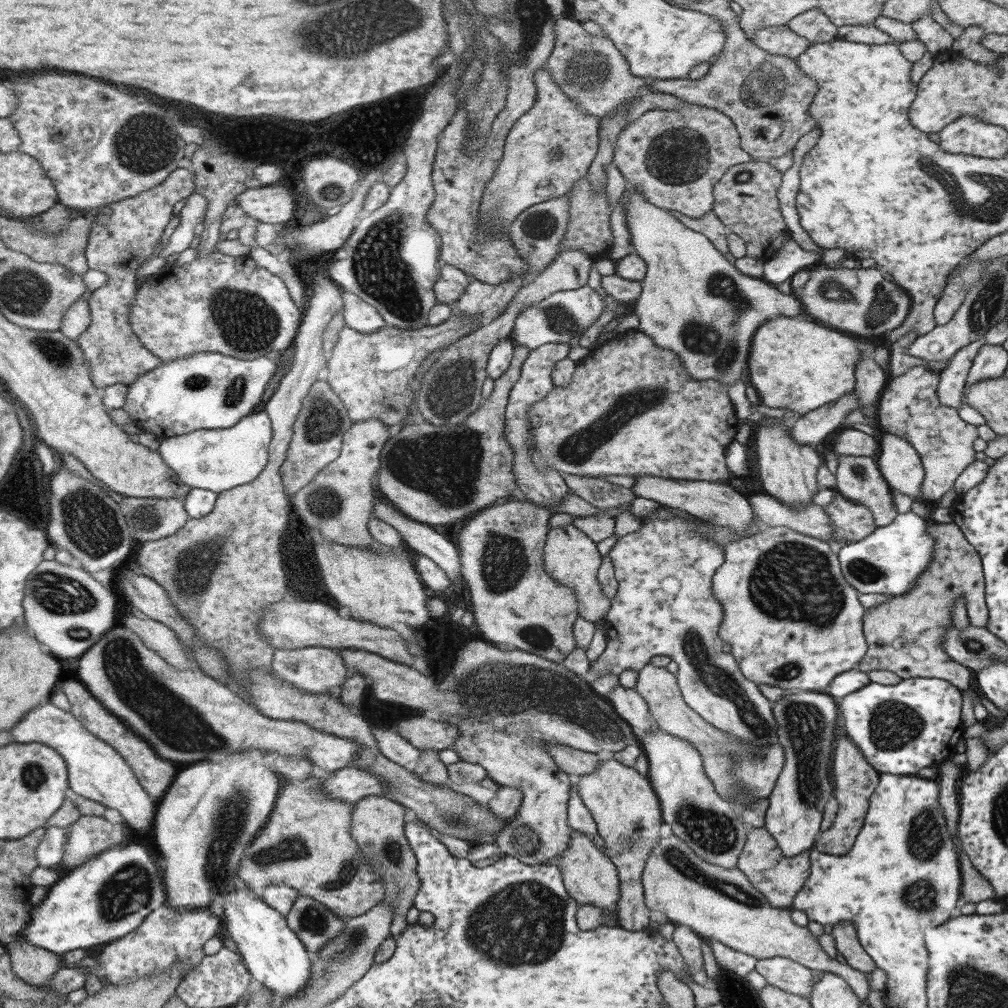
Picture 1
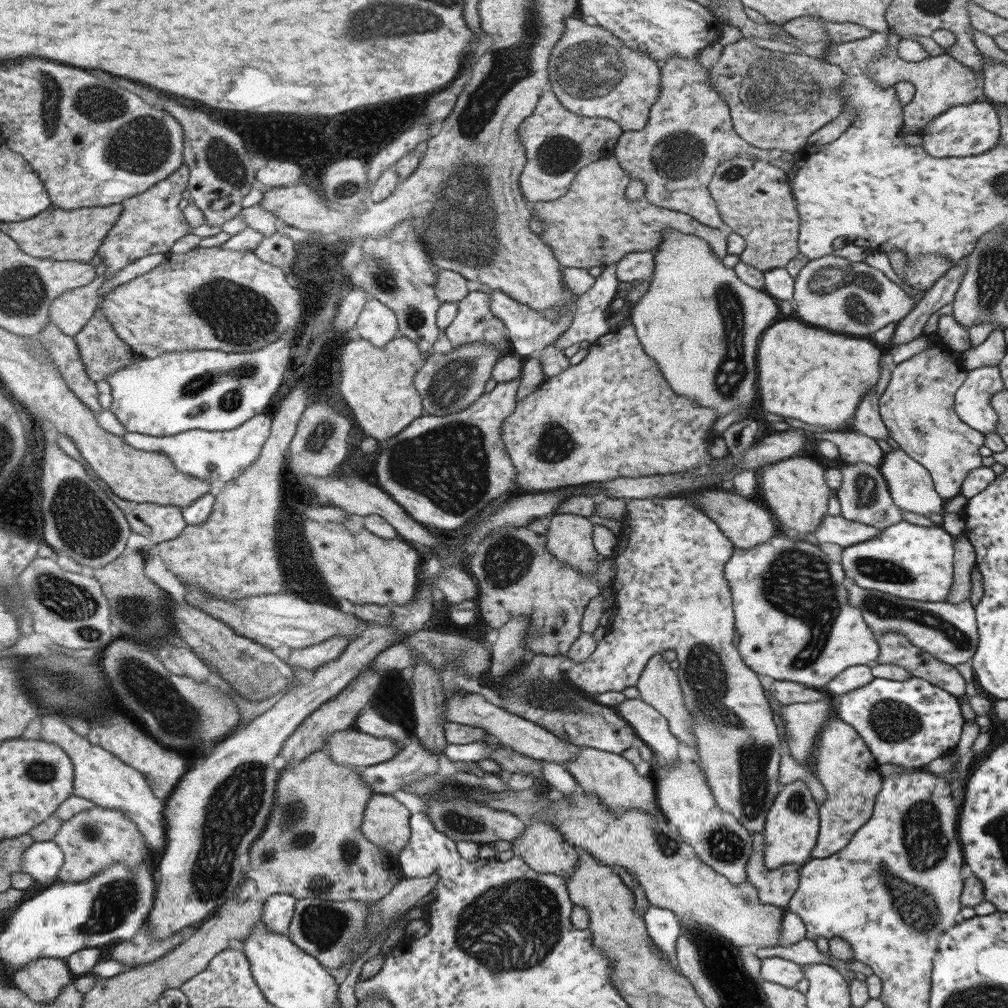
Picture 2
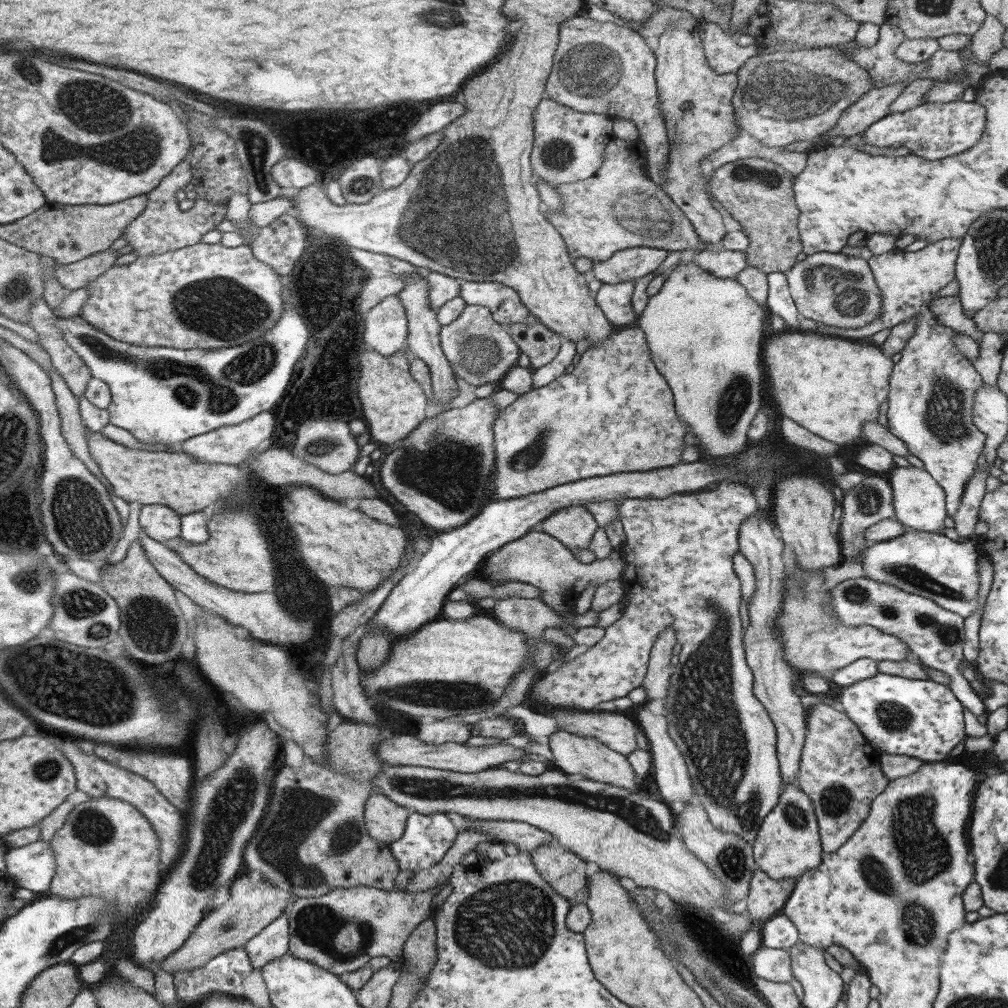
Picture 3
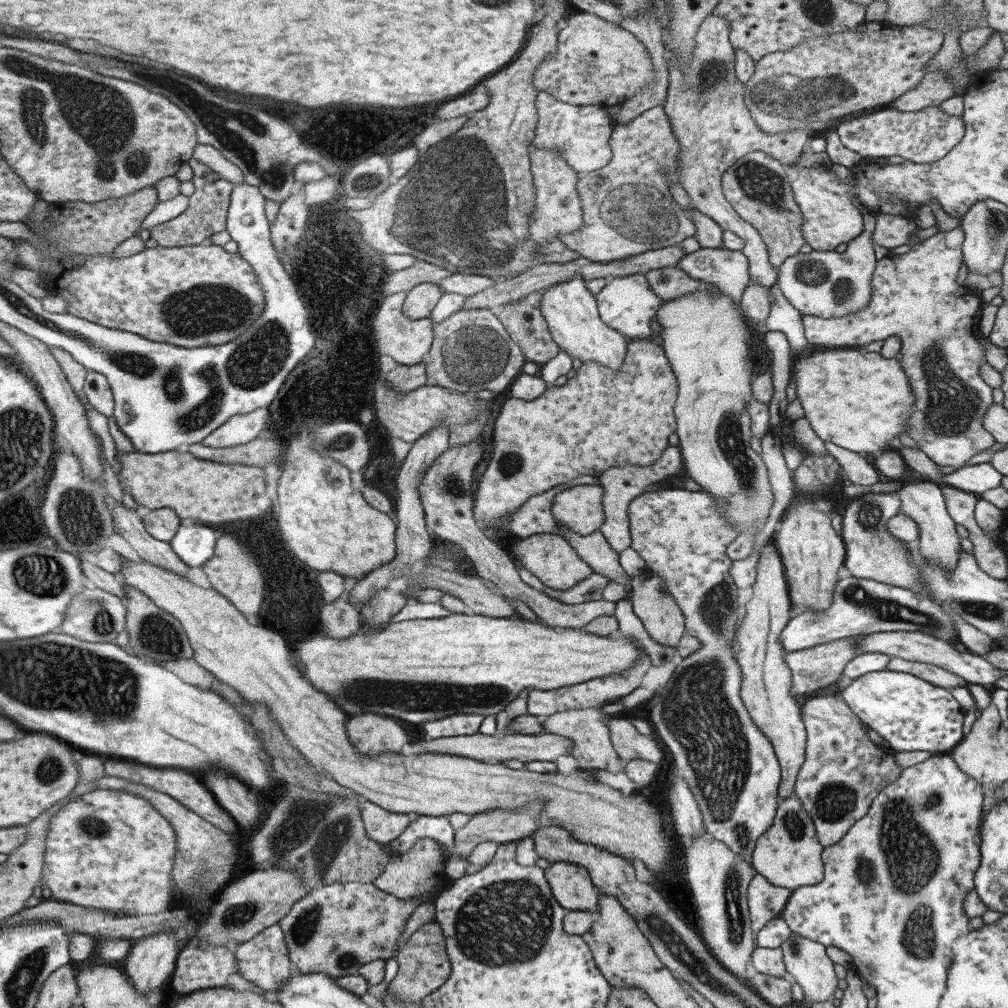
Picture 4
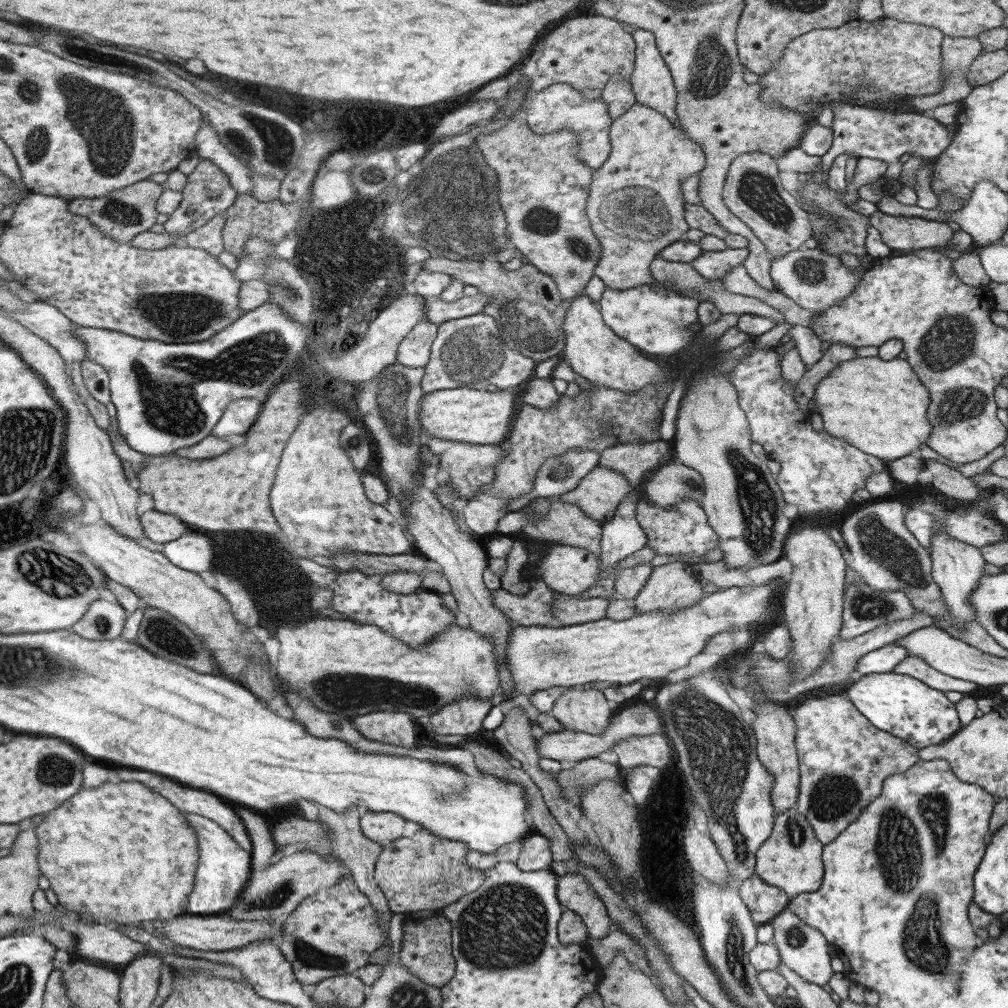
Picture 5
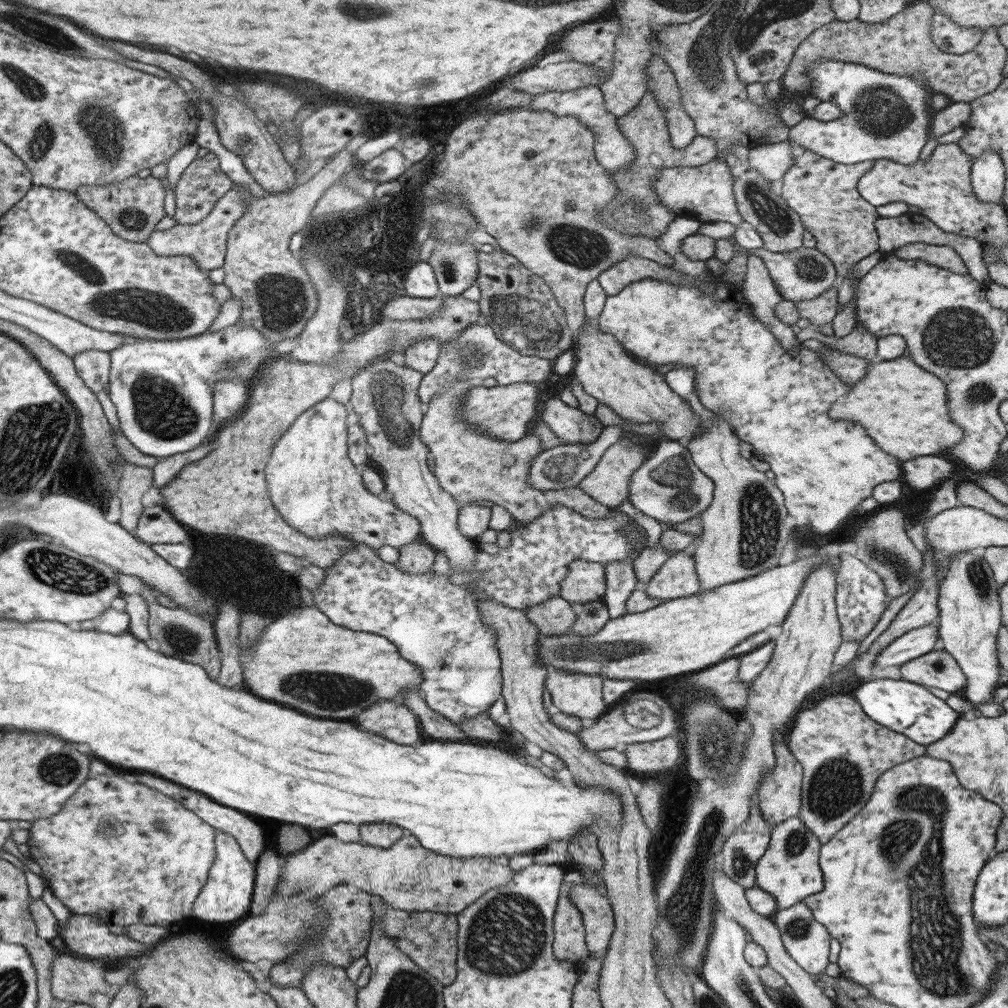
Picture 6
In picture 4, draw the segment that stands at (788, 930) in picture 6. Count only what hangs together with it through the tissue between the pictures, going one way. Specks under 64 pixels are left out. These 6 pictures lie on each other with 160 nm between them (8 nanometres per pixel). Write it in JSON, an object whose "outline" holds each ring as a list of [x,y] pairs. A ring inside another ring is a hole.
{"outline":[[[793,932],[778,947],[782,951],[784,969],[799,984],[804,1003],[831,1000],[837,990],[833,963],[827,958],[825,947]]]}

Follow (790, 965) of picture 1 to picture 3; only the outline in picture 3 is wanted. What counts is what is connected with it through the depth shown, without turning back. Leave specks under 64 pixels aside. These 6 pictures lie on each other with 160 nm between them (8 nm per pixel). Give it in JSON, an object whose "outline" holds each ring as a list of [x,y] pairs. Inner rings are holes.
{"outline":[[[760,947],[749,957],[755,977],[775,983],[787,983],[794,976],[786,949]]]}

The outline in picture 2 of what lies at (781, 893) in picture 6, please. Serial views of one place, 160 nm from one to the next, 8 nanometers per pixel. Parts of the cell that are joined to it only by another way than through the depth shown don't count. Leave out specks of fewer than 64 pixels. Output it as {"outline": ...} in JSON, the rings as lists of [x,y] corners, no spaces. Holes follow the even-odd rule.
{"outline":[[[794,781],[784,784],[769,806],[761,832],[763,862],[768,869],[781,865],[802,865],[811,859],[810,852],[815,846],[818,833],[818,805],[813,801],[810,788],[805,782]]]}

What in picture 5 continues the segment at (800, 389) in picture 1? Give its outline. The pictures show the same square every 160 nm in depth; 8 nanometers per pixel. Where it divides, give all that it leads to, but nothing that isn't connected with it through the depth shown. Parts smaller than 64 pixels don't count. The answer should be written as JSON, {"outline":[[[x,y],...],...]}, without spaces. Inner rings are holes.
{"outline":[[[855,356],[836,364],[821,382],[817,382],[813,400],[827,434],[843,438],[865,454],[895,460],[917,450],[930,434],[925,416],[929,393],[919,384],[905,357],[884,361],[877,356]]]}

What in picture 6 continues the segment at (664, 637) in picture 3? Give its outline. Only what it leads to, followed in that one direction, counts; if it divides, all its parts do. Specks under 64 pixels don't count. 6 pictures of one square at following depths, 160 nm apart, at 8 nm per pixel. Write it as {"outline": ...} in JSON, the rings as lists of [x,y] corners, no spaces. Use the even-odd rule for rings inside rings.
{"outline":[[[684,549],[668,557],[648,580],[644,593],[649,598],[658,598],[662,603],[675,598],[691,597],[699,592],[700,582],[690,553],[690,549]]]}

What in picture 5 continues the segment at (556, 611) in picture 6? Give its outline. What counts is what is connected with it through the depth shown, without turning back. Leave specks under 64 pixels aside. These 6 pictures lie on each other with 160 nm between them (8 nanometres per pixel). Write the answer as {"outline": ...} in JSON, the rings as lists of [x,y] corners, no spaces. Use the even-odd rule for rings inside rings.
{"outline":[[[540,579],[530,582],[530,589],[523,595],[511,594],[501,588],[490,590],[492,605],[498,608],[511,622],[519,626],[554,626],[552,604],[557,600],[551,597],[552,590]]]}

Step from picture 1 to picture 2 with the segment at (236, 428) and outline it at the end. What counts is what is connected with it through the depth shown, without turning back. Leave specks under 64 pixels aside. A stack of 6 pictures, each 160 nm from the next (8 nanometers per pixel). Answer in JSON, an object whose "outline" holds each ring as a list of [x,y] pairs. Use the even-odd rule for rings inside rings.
{"outline":[[[261,413],[246,420],[242,425],[239,425],[237,429],[227,431],[208,431],[208,430],[186,430],[184,433],[179,433],[168,437],[156,437],[149,436],[141,433],[125,433],[123,438],[135,448],[146,451],[159,451],[166,454],[174,462],[177,470],[197,479],[208,480],[210,482],[211,493],[215,494],[221,490],[227,482],[233,481],[243,471],[247,471],[254,464],[255,460],[259,456],[261,447],[266,441],[266,438],[270,433],[270,415],[267,413]]]}

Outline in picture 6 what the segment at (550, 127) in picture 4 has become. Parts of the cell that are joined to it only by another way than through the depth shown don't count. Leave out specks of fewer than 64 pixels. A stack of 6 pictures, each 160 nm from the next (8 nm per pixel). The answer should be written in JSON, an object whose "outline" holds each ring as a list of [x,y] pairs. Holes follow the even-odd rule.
{"outline":[[[597,86],[579,87],[566,91],[547,91],[538,95],[532,95],[531,102],[527,107],[529,110],[546,110],[555,116],[572,116],[580,124],[586,126],[595,137],[594,157],[606,171],[613,172],[617,169],[628,169],[628,166],[635,160],[632,146],[620,133],[616,125],[616,116],[607,112],[602,92]]]}

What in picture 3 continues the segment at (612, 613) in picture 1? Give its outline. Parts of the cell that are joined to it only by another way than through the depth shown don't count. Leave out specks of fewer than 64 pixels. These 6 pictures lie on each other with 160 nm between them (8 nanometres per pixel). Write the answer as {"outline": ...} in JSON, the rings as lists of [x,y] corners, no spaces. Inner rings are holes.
{"outline":[[[730,479],[722,480],[716,489],[710,491],[673,493],[665,498],[628,498],[620,501],[614,499],[583,504],[599,528],[603,529],[613,518],[620,519],[622,530],[626,536],[624,542],[619,546],[622,559],[624,560],[624,571],[620,580],[628,592],[628,595],[625,595],[628,598],[627,606],[623,606],[620,617],[604,629],[605,634],[593,646],[590,646],[578,657],[565,661],[554,669],[551,669],[550,672],[540,674],[533,683],[525,701],[527,706],[533,711],[536,711],[539,706],[543,706],[543,708],[555,707],[557,710],[561,707],[567,708],[567,710],[589,711],[601,702],[625,697],[631,692],[631,689],[641,687],[643,678],[647,672],[647,658],[650,648],[654,644],[658,634],[666,628],[672,628],[675,633],[676,644],[680,645],[680,652],[677,654],[678,663],[672,668],[672,674],[669,678],[669,688],[667,688],[668,694],[663,703],[666,712],[663,716],[666,718],[667,736],[673,740],[673,744],[677,746],[677,749],[683,752],[683,760],[685,760],[687,770],[689,770],[690,784],[695,789],[693,790],[695,801],[705,810],[709,822],[716,829],[724,833],[733,833],[740,836],[750,845],[755,838],[763,817],[769,814],[777,805],[778,796],[783,786],[776,757],[776,733],[774,726],[765,713],[763,706],[755,700],[752,692],[752,674],[746,666],[742,645],[744,616],[741,609],[743,608],[743,604],[740,598],[740,584],[732,567],[732,556],[738,551],[737,535],[739,525],[748,516],[756,513],[756,500],[752,489],[743,483],[738,483]]]}

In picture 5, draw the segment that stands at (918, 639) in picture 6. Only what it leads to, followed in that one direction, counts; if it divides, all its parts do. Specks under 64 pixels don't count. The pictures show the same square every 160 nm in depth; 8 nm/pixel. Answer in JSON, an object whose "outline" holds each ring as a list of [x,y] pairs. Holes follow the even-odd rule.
{"outline":[[[894,641],[861,656],[856,662],[855,671],[861,676],[889,672],[907,655],[907,651]]]}

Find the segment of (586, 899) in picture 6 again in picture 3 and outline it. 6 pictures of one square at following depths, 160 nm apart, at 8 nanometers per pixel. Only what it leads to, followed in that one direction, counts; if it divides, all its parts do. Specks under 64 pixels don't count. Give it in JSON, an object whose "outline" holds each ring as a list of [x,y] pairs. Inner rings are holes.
{"outline":[[[556,844],[541,845],[534,851],[526,853],[529,855],[530,862],[532,862],[537,874],[539,874],[560,897],[571,900],[571,898],[575,898],[579,892],[586,890],[585,861],[580,859],[577,855]]]}

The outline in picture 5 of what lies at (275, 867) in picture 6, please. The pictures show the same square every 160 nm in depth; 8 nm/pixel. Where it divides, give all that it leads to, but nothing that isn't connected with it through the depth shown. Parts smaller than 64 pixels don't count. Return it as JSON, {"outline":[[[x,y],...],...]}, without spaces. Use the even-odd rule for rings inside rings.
{"outline":[[[246,822],[246,833],[250,838],[250,868],[265,870],[271,862],[271,856],[277,849],[271,838],[270,829],[263,822]]]}

